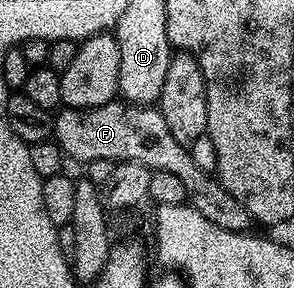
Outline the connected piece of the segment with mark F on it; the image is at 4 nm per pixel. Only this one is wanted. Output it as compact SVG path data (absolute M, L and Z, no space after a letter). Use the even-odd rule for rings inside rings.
M126 101L106 103L100 107L64 106L55 115L53 139L62 147L68 160L80 159L83 165L98 159L108 159L116 164L137 161L150 171L173 173L185 185L187 203L197 209L205 221L213 221L213 225L221 225L221 229L252 230L253 220L241 201L228 195L212 172L197 169L197 161L193 161L190 150L183 147L177 137L173 137L158 106Z

